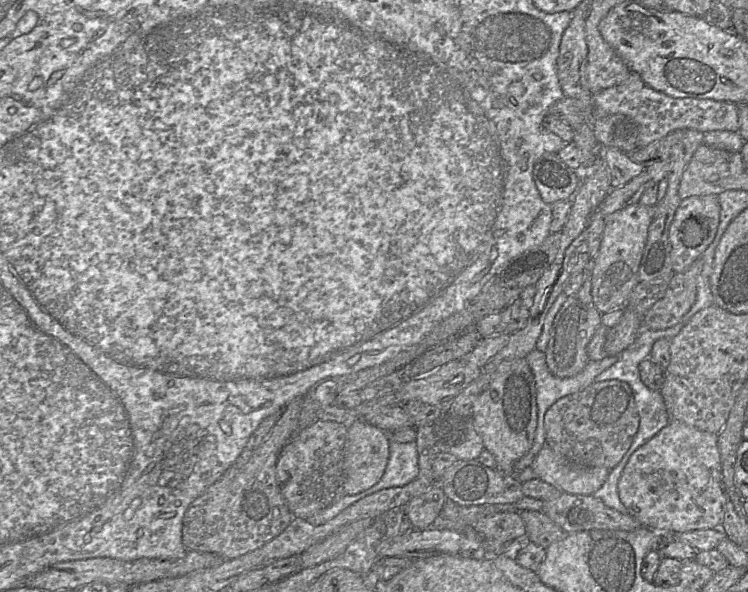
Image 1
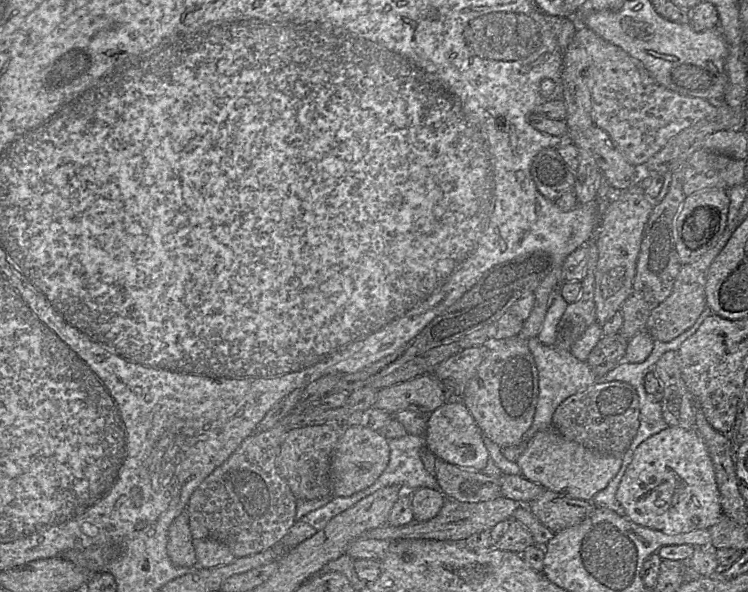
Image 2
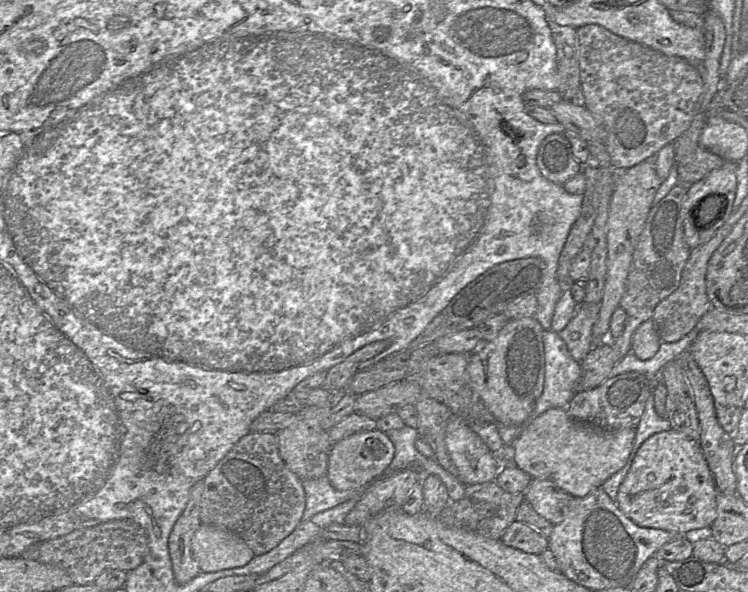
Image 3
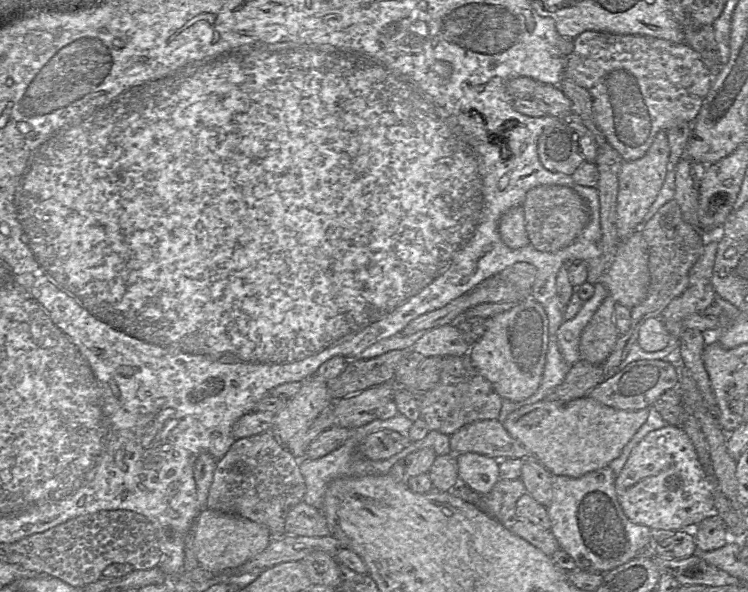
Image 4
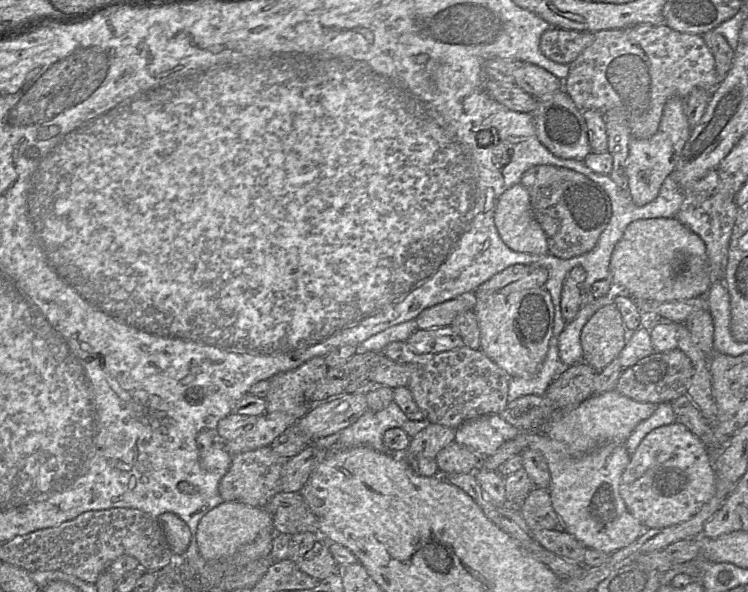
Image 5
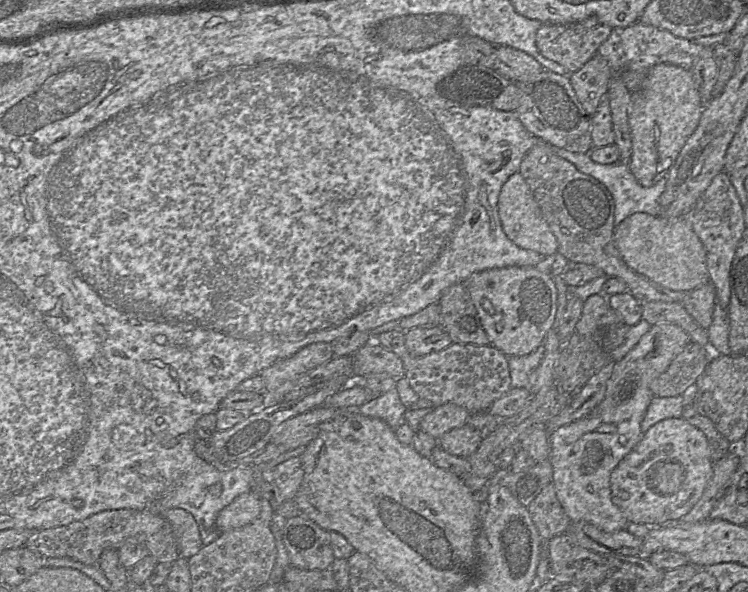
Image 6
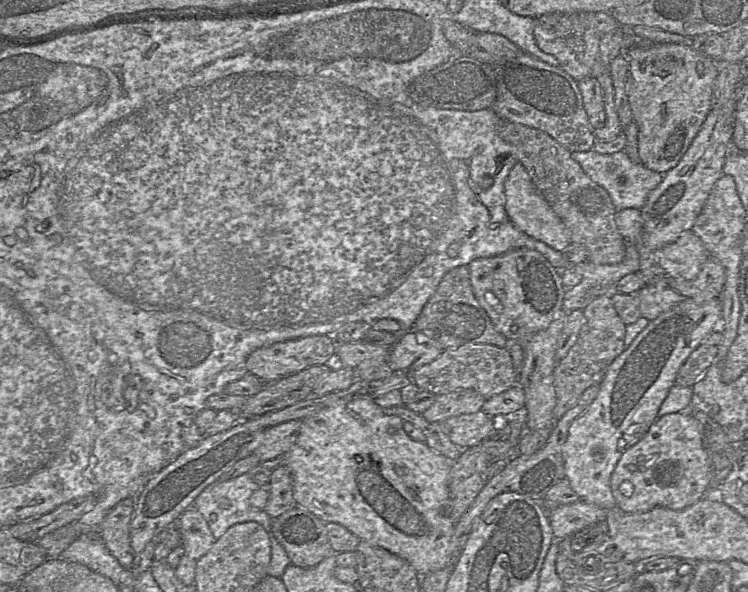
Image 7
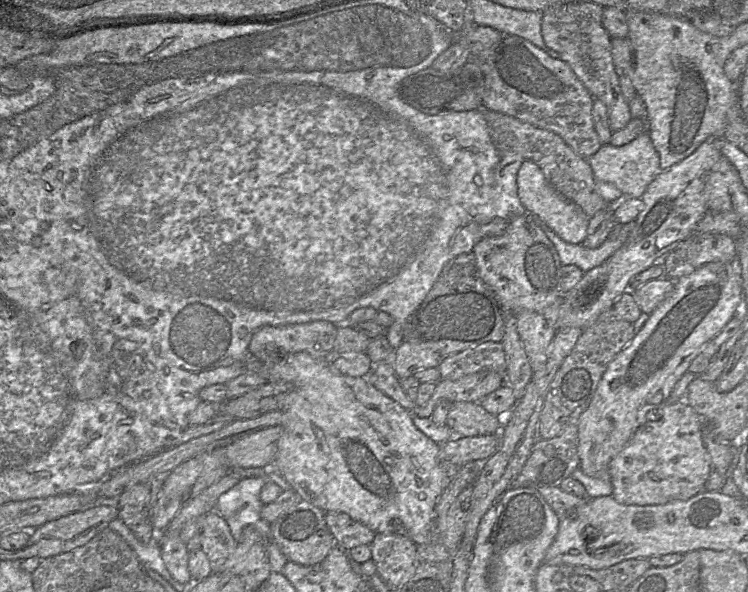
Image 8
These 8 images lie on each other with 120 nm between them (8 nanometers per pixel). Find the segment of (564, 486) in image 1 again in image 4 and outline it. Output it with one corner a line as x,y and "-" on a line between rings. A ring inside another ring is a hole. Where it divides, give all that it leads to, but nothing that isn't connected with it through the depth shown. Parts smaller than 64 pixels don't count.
587,395
569,402
547,398
521,406
507,416
503,425
551,474
579,478
608,467
619,457
648,415
649,408
617,410

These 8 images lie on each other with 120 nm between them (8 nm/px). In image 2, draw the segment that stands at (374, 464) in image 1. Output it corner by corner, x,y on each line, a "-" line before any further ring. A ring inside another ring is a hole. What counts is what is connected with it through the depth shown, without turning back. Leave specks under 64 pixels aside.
345,426
332,455
332,494
335,497
346,497
369,487
386,469
389,459
388,439
379,431
362,426

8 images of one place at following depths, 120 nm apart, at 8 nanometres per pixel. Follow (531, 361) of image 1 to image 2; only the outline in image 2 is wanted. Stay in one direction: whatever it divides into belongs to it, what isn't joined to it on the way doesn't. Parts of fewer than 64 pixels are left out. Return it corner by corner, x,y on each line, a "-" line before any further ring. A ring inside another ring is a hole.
537,336
528,340
528,347
538,371
539,395
532,425
523,435
522,441
516,446
503,448
504,456
511,462
518,460
537,432
552,428
553,413
564,400
598,381
588,364
575,358
570,351
558,350
553,346
544,345

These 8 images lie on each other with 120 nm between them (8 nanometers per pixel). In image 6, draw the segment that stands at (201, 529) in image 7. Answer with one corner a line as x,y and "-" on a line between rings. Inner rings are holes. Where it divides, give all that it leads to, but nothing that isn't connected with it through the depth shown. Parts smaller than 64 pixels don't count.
182,508
168,509
163,517
172,526
180,557
189,559
203,547
194,516

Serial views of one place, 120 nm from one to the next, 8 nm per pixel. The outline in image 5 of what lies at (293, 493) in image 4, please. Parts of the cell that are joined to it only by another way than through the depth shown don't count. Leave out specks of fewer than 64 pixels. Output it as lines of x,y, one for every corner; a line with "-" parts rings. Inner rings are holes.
262,447
256,450
243,452
231,456
231,464
219,483
219,494
224,502
241,502
252,507
265,508
269,500
281,490
282,471
286,461
290,458
284,458
277,455
270,447

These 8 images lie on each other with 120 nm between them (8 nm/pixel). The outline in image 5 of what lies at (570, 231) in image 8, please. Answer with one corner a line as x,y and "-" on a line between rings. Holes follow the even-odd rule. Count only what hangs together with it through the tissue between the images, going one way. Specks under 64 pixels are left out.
515,184
500,196
495,226
504,244
516,252
549,253
545,232
536,220
527,189

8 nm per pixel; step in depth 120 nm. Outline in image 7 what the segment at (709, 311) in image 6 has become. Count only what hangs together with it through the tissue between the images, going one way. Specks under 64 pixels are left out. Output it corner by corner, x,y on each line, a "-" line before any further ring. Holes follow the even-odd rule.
708,256
699,274
693,280
666,277
666,284
684,298
697,303
719,299
725,284
726,274
723,265

